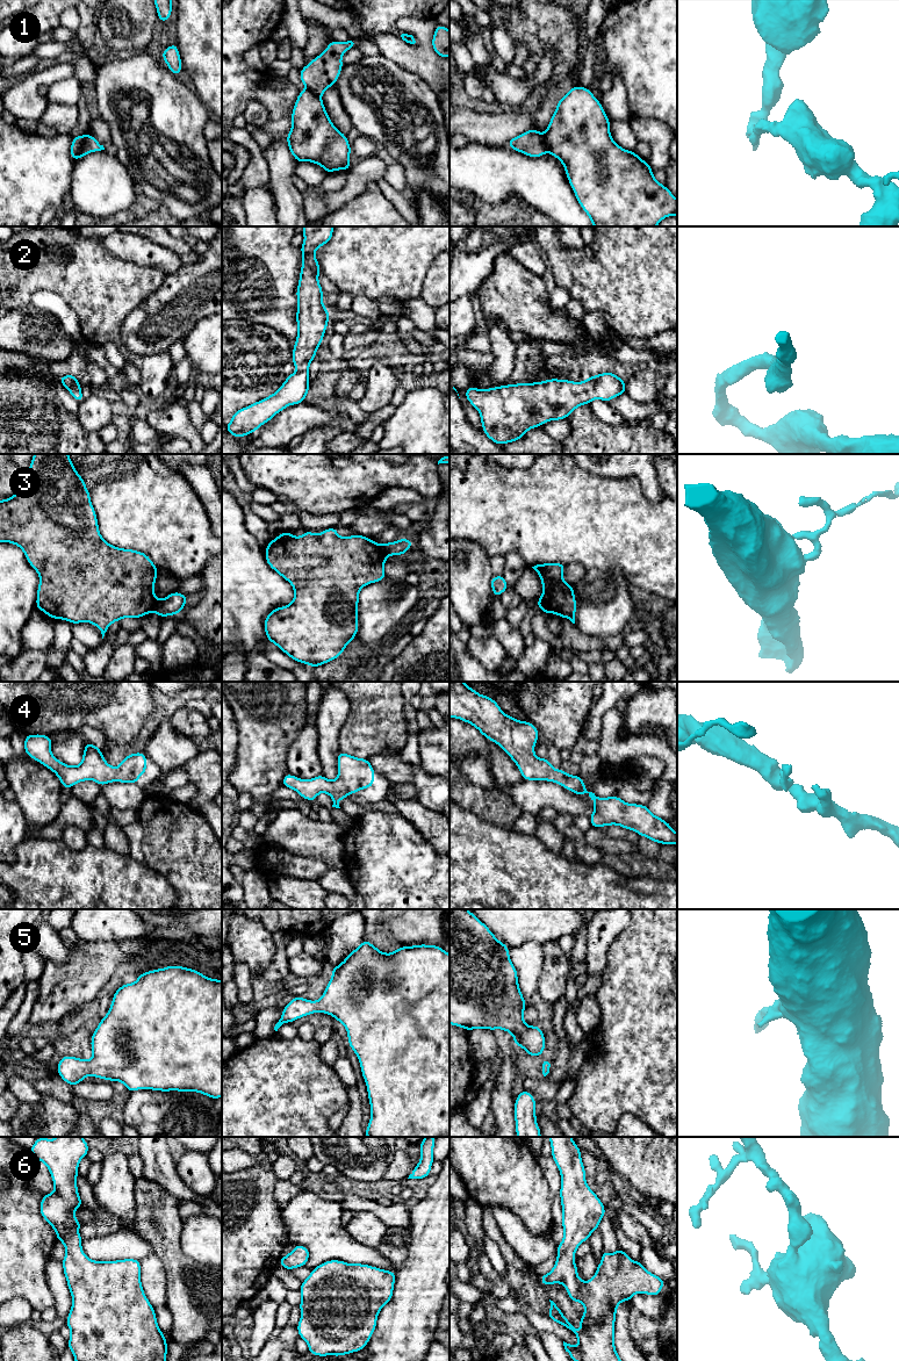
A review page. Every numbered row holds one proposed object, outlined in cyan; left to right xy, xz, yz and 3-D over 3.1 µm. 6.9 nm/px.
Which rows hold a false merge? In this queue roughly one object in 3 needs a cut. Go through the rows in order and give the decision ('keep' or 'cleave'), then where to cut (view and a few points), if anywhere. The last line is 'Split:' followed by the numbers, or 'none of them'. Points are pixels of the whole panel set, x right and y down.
1: cleave; cut xy (85, 135), (77, 157)
2: keep; cut none
3: cleave; cut xz (381, 545), (387, 555)
4: keep; cut none
5: keep; cut none
6: keep; cut none
Split: 1, 3

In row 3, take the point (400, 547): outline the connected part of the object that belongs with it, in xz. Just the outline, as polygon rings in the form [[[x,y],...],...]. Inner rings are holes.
[[[401,538],[394,542],[382,543],[382,547],[387,555],[404,555],[412,546],[413,541],[410,539]]]

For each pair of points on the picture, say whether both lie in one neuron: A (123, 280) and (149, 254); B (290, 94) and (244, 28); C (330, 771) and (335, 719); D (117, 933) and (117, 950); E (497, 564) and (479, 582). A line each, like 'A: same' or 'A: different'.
A: different
B: same
C: same
D: different
E: different

